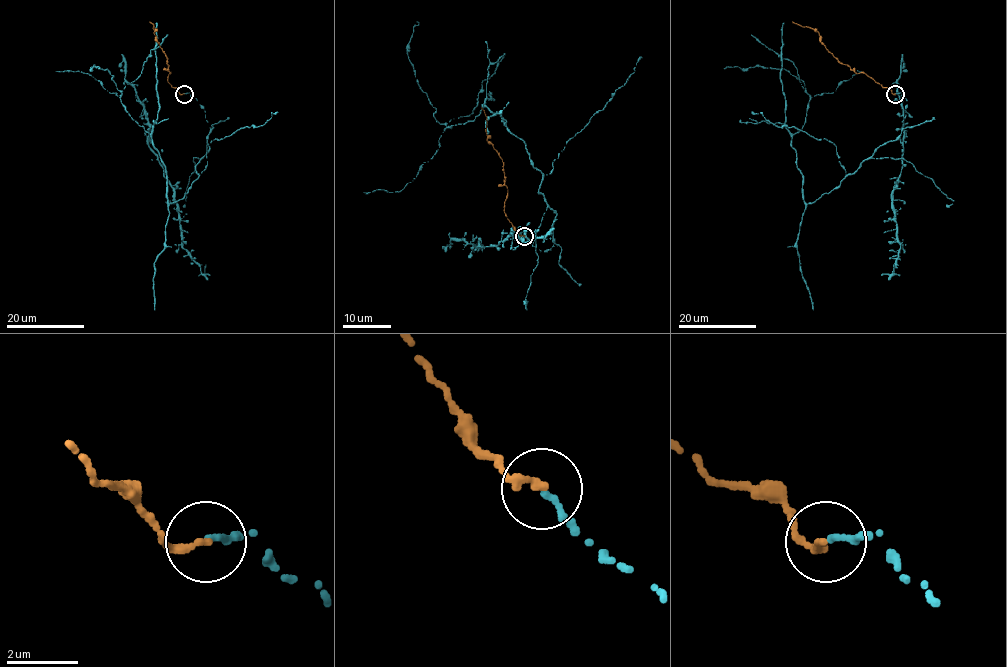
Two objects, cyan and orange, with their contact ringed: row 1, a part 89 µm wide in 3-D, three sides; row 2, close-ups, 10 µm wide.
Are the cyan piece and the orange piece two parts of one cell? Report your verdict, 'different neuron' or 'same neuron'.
same neuron

